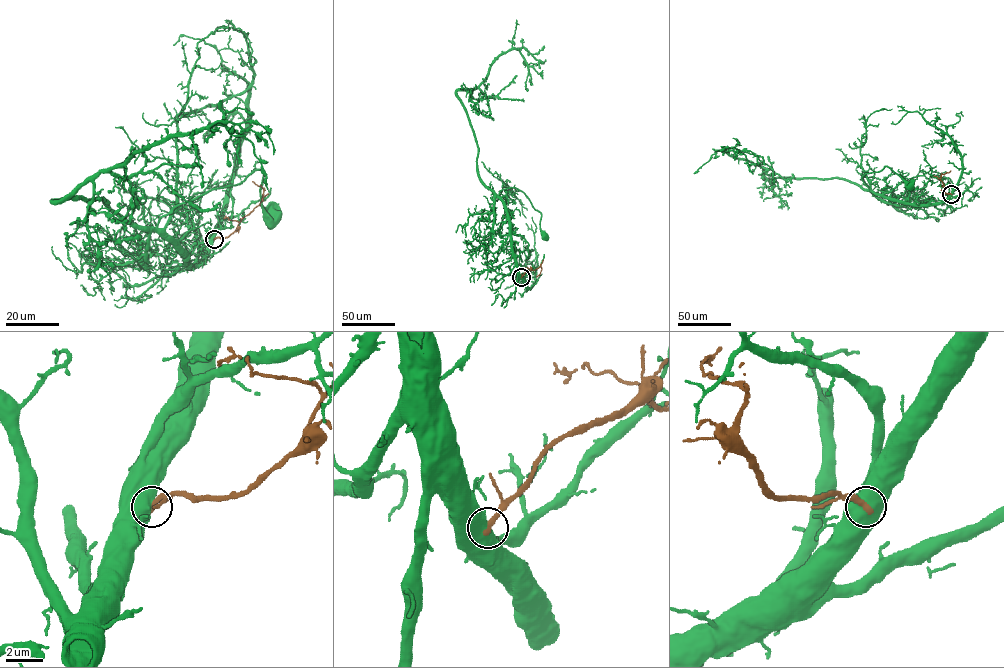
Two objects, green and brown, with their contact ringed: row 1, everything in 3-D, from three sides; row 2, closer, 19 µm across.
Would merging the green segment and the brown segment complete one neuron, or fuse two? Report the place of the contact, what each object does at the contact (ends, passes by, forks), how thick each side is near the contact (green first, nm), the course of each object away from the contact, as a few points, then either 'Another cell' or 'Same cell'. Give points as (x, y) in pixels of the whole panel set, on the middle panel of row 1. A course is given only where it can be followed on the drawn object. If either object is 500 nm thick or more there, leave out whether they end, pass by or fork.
Place: (521, 277). Thickness 750 nm (green) against 320 nm. Course of green: (521, 277), (507, 214), (498, 196), (501, 190), (522, 191), (541, 214), (540, 230), (545, 237). Course of brown: (521, 277), (540, 266), (536, 276). Another cell

